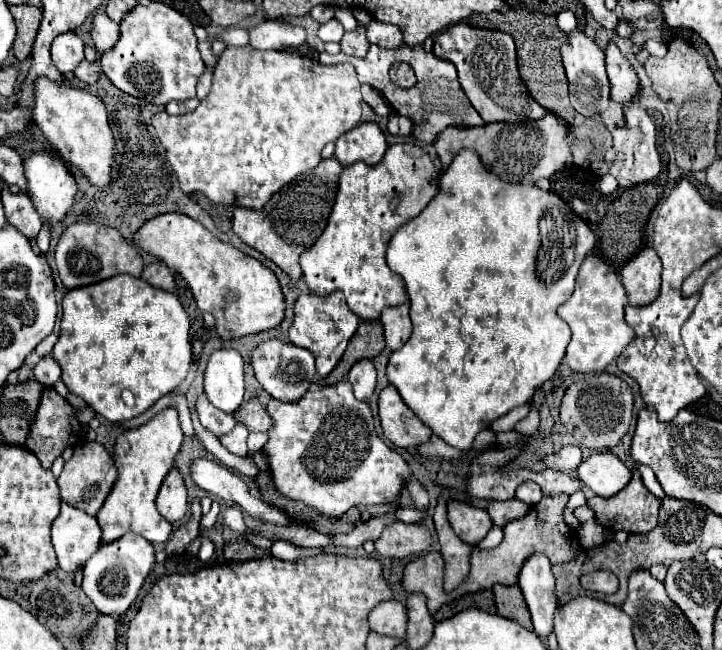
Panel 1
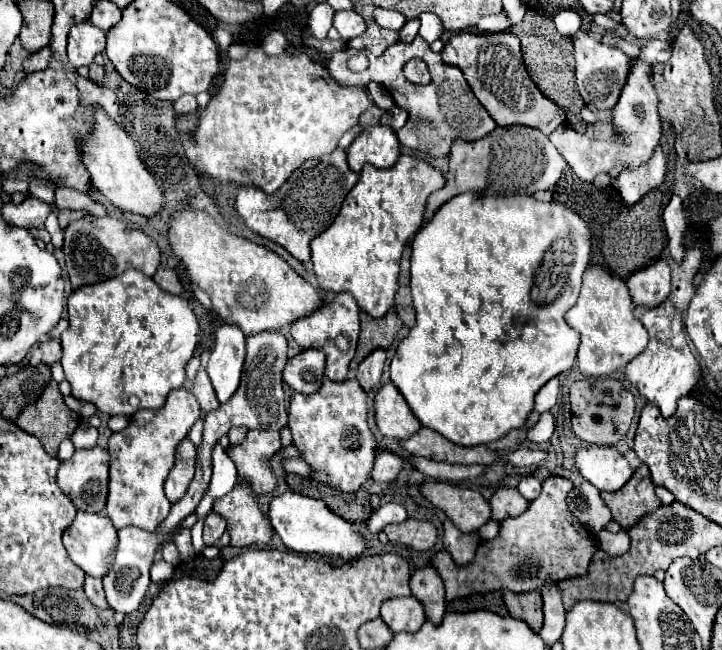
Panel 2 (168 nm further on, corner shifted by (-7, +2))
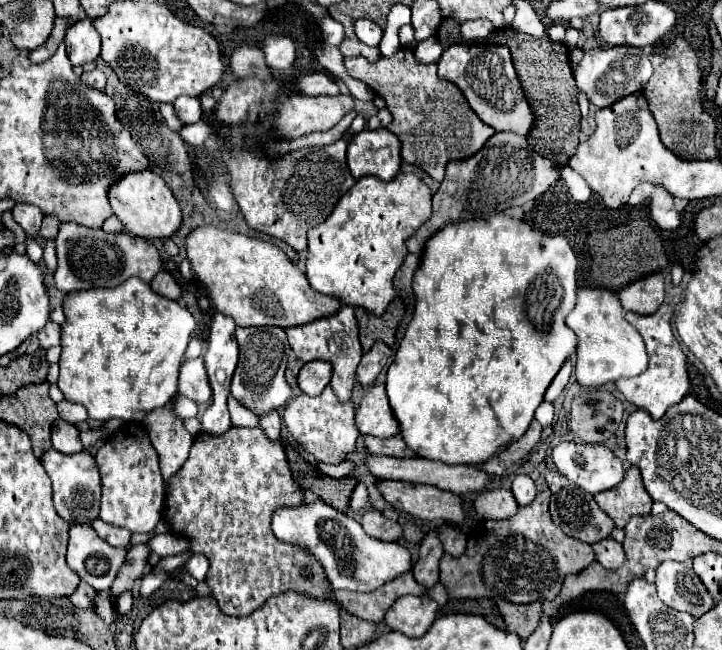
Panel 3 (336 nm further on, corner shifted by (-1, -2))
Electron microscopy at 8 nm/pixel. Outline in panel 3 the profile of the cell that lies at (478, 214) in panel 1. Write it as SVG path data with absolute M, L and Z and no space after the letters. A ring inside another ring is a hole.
M502 213L488 221L450 223L426 243L422 267L414 275L414 317L386 377L400 435L418 457L480 465L526 433L548 385L576 349L576 335L564 323L576 305L576 267L576 255L564 237L546 237ZM530 305L538 305L536 319Z

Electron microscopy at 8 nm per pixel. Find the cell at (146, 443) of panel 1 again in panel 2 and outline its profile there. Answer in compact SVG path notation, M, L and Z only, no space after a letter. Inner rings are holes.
M180 387L170 391L166 405L160 411L138 411L130 425L114 433L108 443L110 453L110 491L104 513L116 529L140 527L156 531L170 513L170 503L164 495L164 483L174 467L178 445L186 439L190 427L200 419L200 405L196 397Z

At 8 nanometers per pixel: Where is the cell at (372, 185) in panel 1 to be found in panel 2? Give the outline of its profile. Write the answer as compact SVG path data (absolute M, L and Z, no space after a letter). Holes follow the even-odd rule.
M400 155L396 165L390 169L376 169L372 165L364 165L360 171L358 183L352 187L352 191L346 195L340 215L334 219L332 227L324 231L324 235L318 235L310 243L312 251L312 265L318 279L318 287L324 291L340 293L348 291L356 299L358 307L372 315L374 319L380 319L386 315L386 311L394 303L394 295L398 291L398 273L400 273L400 257L406 247L406 243L416 235L416 231L424 223L424 211L426 201L432 195L432 191L442 189L446 183L444 175L426 163L420 157L414 155Z

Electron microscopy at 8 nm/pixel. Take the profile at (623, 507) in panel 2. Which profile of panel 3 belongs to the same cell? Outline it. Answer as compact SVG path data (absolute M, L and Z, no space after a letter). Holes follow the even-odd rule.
M634 465L626 471L618 487L602 491L594 495L594 499L602 507L602 511L606 511L614 519L618 529L624 529L630 517L650 513L652 503L654 503L650 495L644 491L640 471Z

